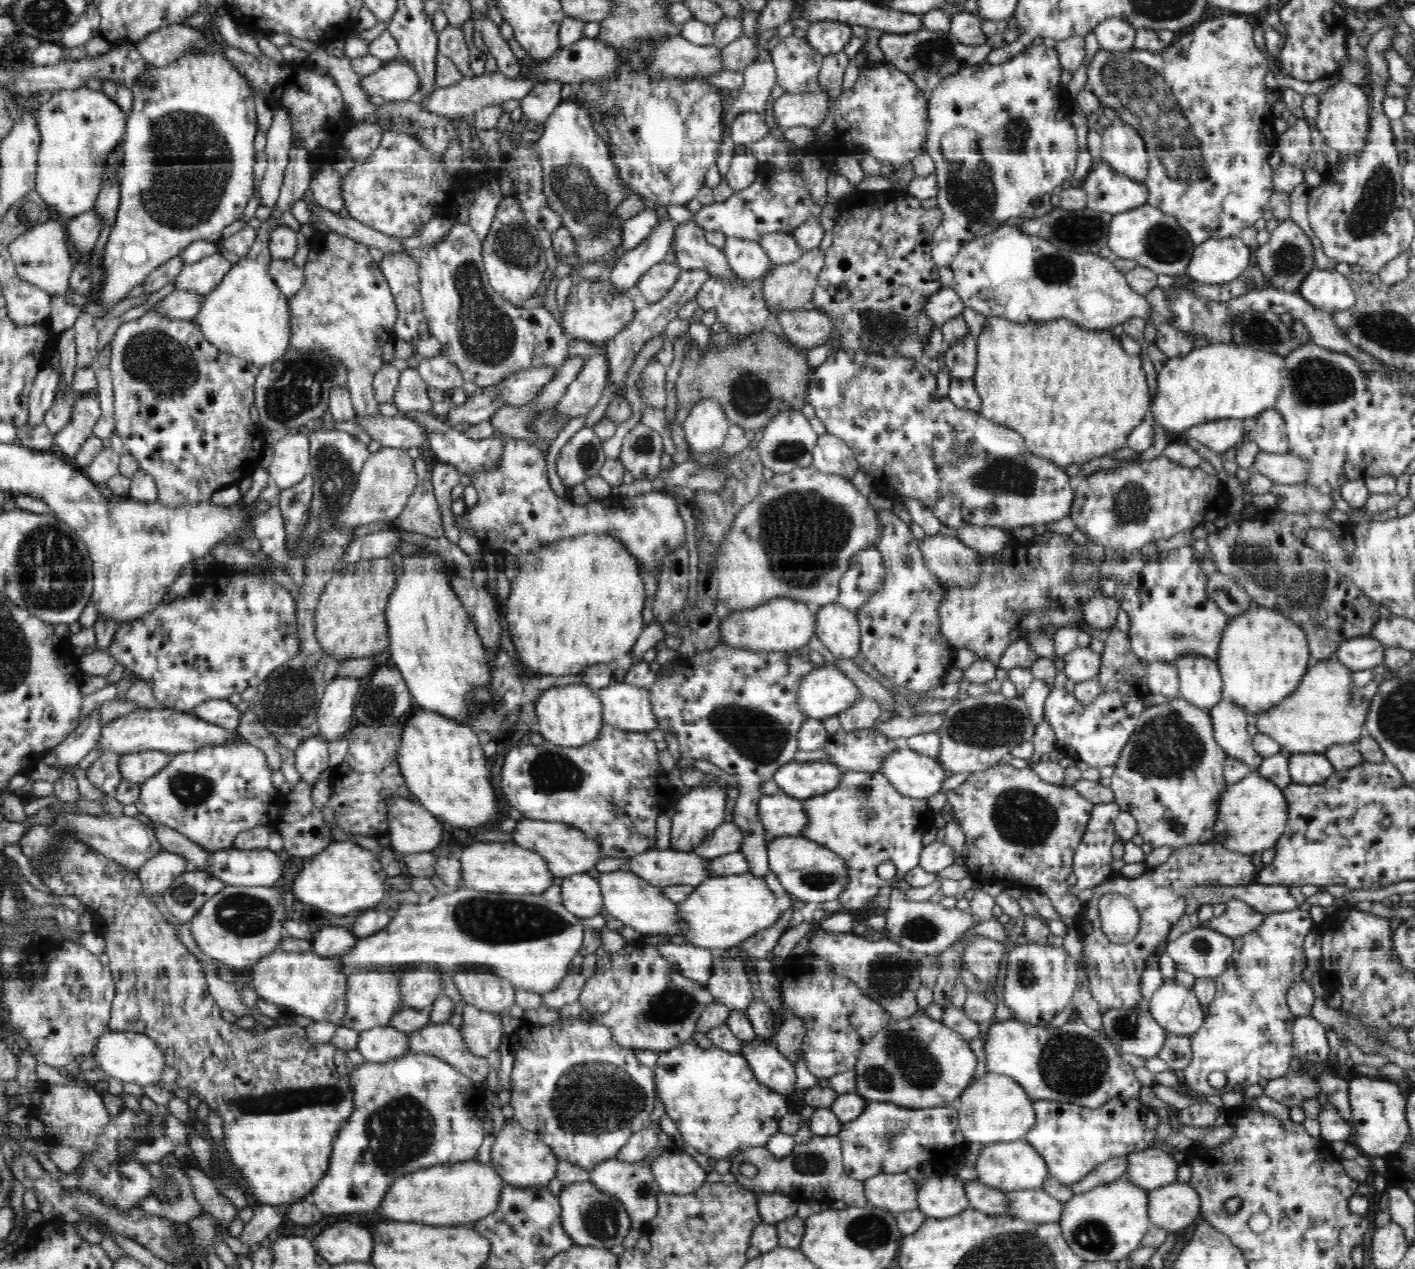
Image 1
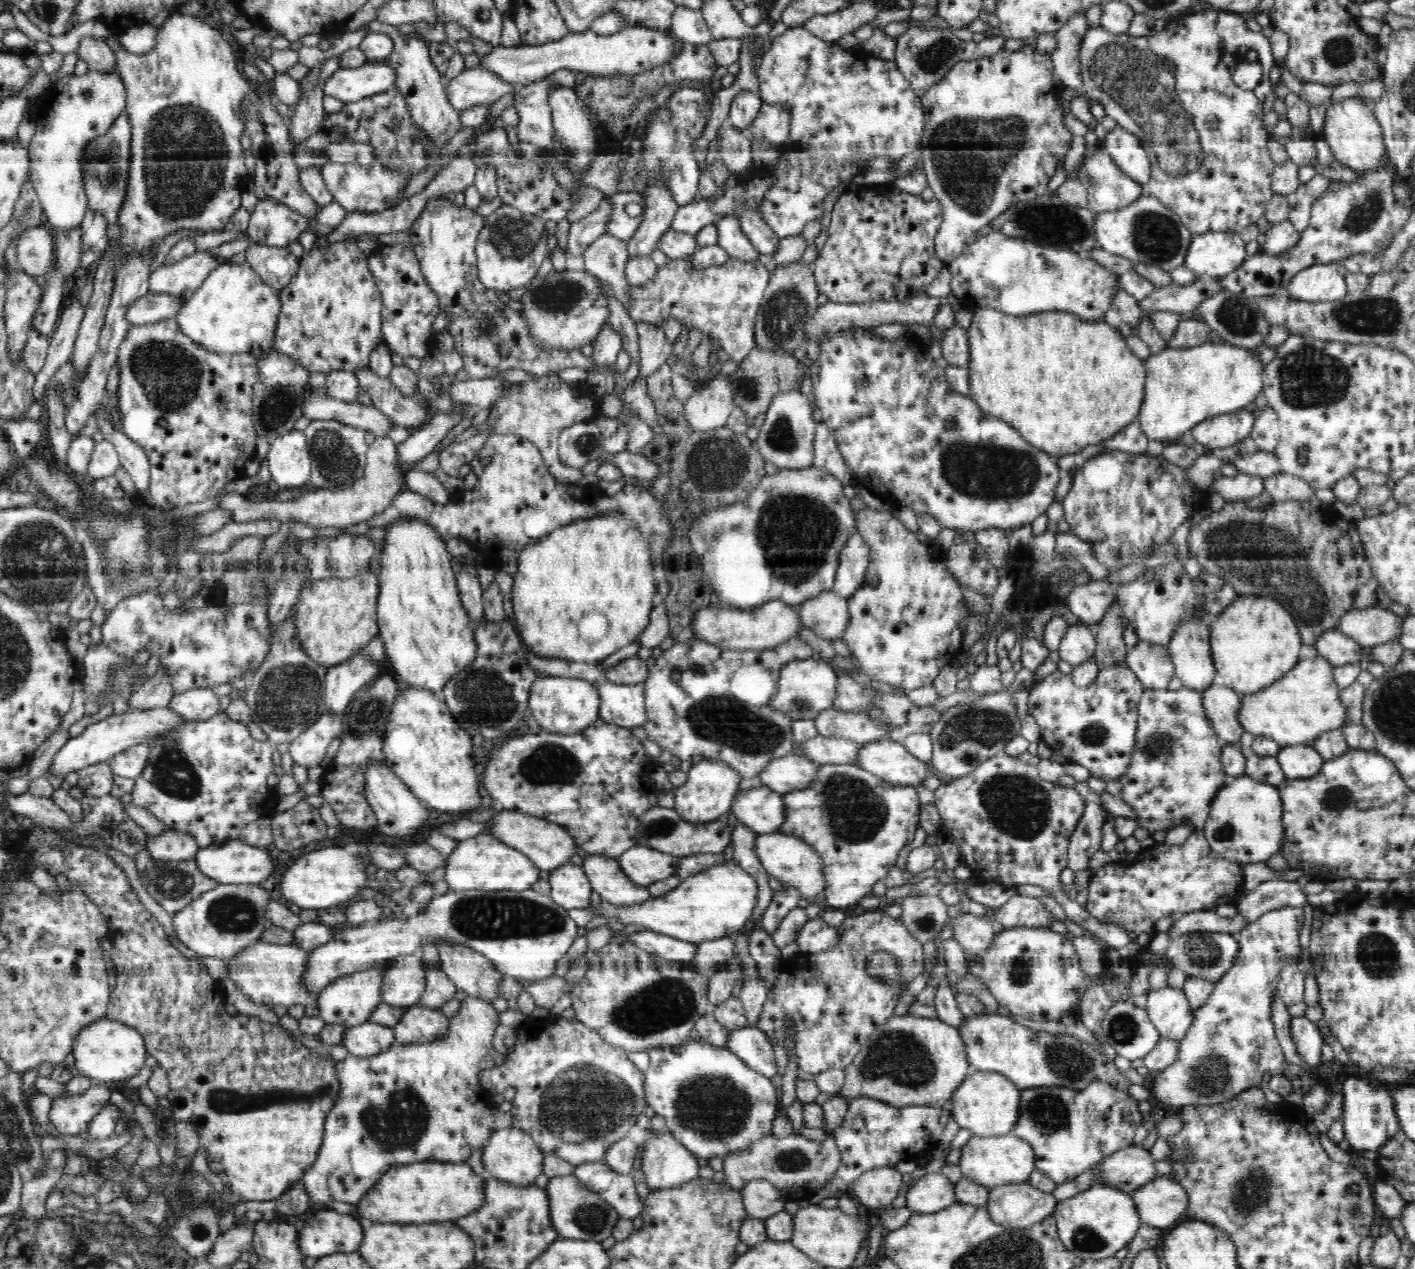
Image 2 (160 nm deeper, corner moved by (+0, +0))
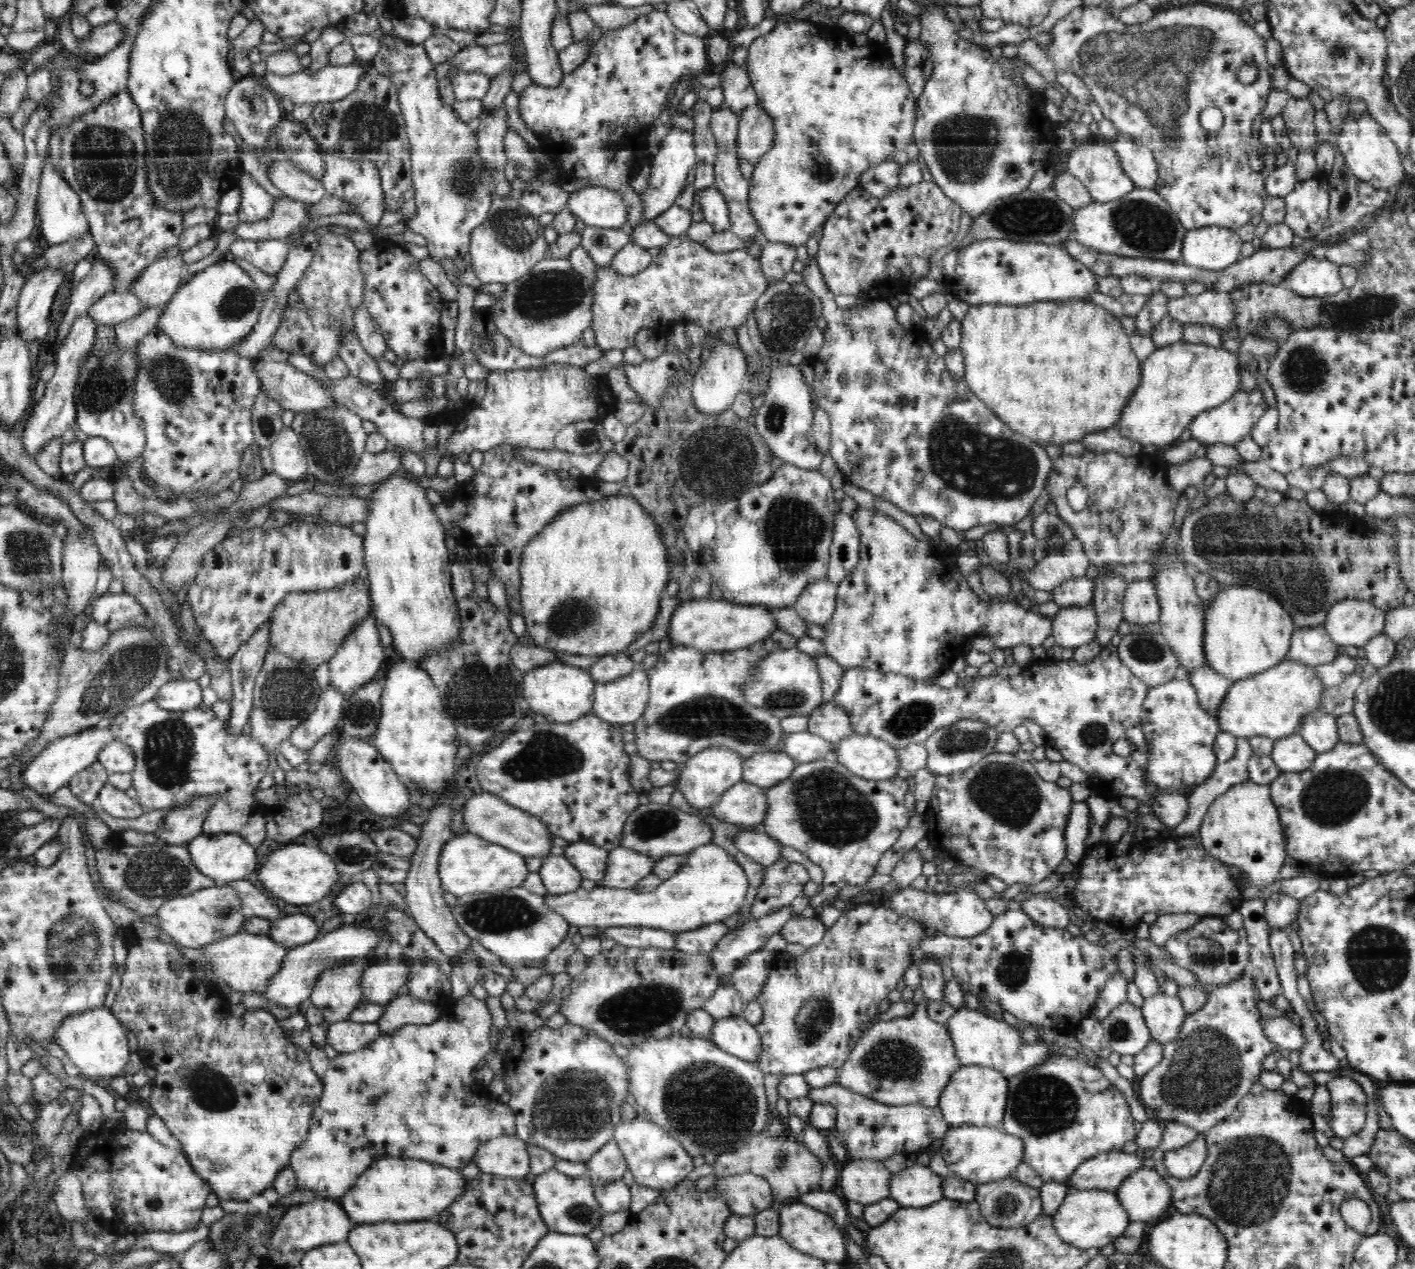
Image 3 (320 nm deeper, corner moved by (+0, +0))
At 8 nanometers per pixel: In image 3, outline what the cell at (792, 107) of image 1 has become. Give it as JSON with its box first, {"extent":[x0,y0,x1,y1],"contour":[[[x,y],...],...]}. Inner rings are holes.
{"extent":[736,105,775,164],"contour":[[[760,105],[740,112],[736,153],[748,163],[756,164],[772,148],[775,129],[773,120]]]}

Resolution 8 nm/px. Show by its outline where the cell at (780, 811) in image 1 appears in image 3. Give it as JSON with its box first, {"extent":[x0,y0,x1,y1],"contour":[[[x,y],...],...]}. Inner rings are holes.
{"extent":[710,781,767,828],"contour":[[[742,781],[723,794],[710,807],[712,816],[742,828],[758,824],[762,828],[764,815],[767,815],[767,794],[764,789]]]}

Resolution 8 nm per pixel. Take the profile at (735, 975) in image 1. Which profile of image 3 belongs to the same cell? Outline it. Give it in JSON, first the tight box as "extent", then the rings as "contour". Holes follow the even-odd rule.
{"extent":[674,923,730,954],"contour":[[[723,923],[706,924],[696,930],[674,933],[675,949],[688,954],[710,954],[716,943],[728,934],[730,929]]]}

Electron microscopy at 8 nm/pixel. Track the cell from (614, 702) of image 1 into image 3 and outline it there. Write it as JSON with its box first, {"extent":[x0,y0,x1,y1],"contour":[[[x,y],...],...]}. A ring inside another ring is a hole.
{"extent":[591,667,649,724],"contour":[[[641,667],[612,682],[595,682],[591,713],[611,724],[634,724],[646,711],[649,691],[649,672]]]}

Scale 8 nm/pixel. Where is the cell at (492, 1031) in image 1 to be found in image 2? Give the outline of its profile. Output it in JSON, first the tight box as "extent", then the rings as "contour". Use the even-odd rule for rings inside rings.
{"extent":[301,996,513,1206],"contour":[[[464,996],[457,1014],[449,1018],[450,1024],[448,1025],[447,1033],[445,1036],[442,1036],[442,1038],[438,1038],[432,1042],[415,1042],[408,1044],[394,1042],[390,1048],[374,1056],[359,1057],[349,1054],[344,1060],[335,1062],[335,1073],[340,1083],[340,1094],[326,1115],[324,1138],[322,1140],[322,1146],[320,1146],[320,1152],[317,1153],[318,1158],[316,1158],[316,1162],[303,1173],[301,1178],[301,1182],[305,1185],[305,1190],[309,1198],[318,1201],[319,1206],[326,1204],[330,1200],[356,1205],[362,1200],[362,1194],[376,1184],[376,1180],[378,1180],[378,1176],[380,1176],[380,1170],[382,1170],[382,1174],[384,1174],[390,1166],[398,1166],[398,1164],[404,1166],[404,1164],[410,1165],[432,1162],[466,1163],[472,1152],[484,1146],[496,1130],[511,1128],[513,1126],[513,1119],[510,1111],[501,1112],[497,1105],[484,1108],[484,1106],[480,1106],[480,1104],[484,1104],[482,1098],[472,1096],[472,1088],[482,1088],[479,1081],[481,1071],[480,1062],[482,1062],[482,1058],[488,1054],[488,1050],[493,1047],[492,1039],[494,1030],[501,1024],[499,1014],[491,1002],[476,997]]]}

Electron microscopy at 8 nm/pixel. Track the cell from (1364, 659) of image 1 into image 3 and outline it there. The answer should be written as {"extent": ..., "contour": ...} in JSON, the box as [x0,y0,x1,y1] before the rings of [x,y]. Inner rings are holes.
{"extent":[1287,624,1342,667],"contour":[[[1320,624],[1313,627],[1295,627],[1287,661],[1317,667],[1336,660],[1342,648],[1332,641]]]}

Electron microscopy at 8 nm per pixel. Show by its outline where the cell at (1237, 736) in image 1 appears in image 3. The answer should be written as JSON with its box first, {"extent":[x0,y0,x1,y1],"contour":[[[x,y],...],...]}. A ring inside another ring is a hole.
{"extent":[1187,666,1234,716],"contour":[[[1200,666],[1196,672],[1189,672],[1187,678],[1197,691],[1201,708],[1211,716],[1216,716],[1234,682],[1208,666]]]}

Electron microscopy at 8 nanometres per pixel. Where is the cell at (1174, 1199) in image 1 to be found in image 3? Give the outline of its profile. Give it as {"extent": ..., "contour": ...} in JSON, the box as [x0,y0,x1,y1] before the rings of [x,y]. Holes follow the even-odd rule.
{"extent":[1115,1168,1172,1225],"contour":[[[1138,1168],[1115,1191],[1130,1220],[1152,1225],[1172,1205],[1172,1188],[1153,1168]]]}

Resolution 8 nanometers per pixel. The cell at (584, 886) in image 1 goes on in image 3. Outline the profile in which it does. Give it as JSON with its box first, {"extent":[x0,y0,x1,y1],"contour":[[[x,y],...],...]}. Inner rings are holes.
{"extent":[537,855,581,895],"contour":[[[548,855],[537,872],[550,895],[570,894],[581,888],[580,871],[564,855]]]}

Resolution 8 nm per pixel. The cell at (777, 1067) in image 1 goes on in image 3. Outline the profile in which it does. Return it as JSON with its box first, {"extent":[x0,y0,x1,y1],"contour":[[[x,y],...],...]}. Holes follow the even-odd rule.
{"extent":[709,1016,762,1063],"contour":[[[743,1016],[715,1019],[709,1039],[732,1056],[756,1063],[762,1050],[756,1027]]]}

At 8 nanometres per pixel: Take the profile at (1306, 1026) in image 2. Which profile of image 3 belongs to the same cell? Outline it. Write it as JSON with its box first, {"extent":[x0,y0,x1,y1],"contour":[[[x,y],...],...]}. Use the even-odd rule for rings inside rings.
{"extent":[1260,1016,1304,1052],"contour":[[[1287,1016],[1260,1019],[1261,1027],[1267,1039],[1278,1045],[1280,1049],[1300,1052],[1304,1044],[1304,1034],[1300,1025],[1294,1024]]]}

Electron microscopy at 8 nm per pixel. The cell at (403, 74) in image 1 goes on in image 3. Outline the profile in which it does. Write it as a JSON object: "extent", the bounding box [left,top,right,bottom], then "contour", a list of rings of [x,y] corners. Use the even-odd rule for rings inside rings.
{"extent":[263,63,370,104],"contour":[[[328,63],[324,68],[317,71],[302,69],[300,72],[290,76],[280,76],[267,72],[263,77],[267,87],[275,93],[280,100],[287,98],[294,104],[318,104],[327,103],[346,98],[351,92],[356,90],[357,84],[364,73],[370,70],[364,70],[358,64],[331,65]]]}

